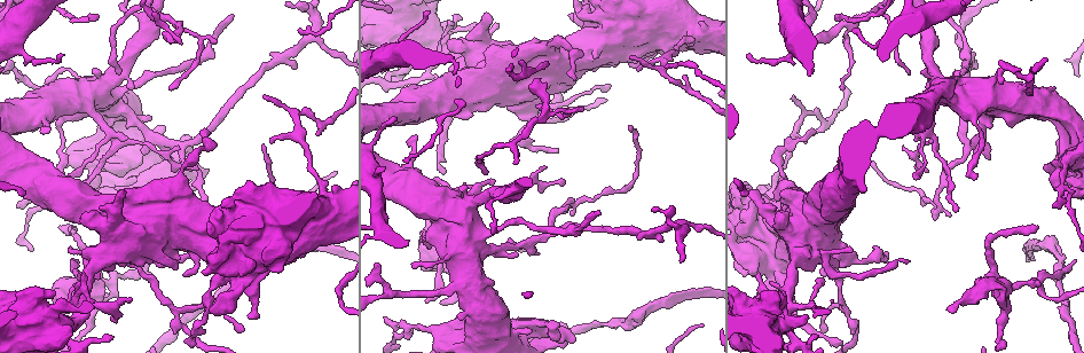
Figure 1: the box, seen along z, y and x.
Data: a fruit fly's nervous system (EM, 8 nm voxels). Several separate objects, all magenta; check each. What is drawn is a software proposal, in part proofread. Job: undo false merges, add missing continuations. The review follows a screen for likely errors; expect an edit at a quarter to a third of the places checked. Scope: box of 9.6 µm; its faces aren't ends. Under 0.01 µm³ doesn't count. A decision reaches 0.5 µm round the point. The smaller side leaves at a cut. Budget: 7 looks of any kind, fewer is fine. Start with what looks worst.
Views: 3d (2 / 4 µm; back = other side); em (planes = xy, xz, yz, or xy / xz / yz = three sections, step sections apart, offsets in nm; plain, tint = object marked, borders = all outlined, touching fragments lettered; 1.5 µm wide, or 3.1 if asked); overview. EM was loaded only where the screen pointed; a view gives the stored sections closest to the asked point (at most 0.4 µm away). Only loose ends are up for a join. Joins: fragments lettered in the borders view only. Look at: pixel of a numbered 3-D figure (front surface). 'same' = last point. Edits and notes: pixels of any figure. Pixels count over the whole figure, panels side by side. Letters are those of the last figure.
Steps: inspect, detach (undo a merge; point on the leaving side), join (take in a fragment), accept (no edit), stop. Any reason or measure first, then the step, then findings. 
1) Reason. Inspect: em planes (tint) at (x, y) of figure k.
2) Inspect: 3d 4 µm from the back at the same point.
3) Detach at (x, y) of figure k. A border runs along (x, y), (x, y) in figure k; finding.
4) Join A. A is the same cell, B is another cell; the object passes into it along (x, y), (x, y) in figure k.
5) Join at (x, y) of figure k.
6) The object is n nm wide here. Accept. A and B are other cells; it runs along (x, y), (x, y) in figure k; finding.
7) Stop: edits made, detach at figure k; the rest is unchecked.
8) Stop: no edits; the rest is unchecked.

Thin end. Inspect: em planes (borders) at (1037, 227) of figure 1.

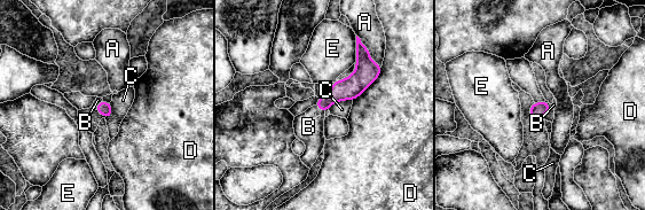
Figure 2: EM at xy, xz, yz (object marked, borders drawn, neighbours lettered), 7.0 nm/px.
The object is 90 nm wide here. Join B. B is the same cell, A, C, D and E are other cells; the object passes into it along (349, 88), (320, 108), (308, 126) in figure 2; it goes on there.

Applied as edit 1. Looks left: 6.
Thick turns thin. Inspect: 3d 4 µm at (248, 276) of figure 1.

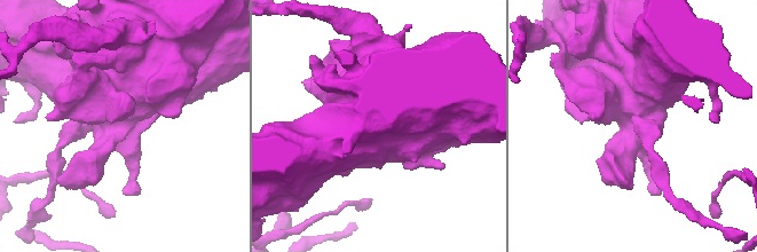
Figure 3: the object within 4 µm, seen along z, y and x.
Shape alone is not enough. Inspect: em xy step 8 (tint) at (116, 123) of figure 3.

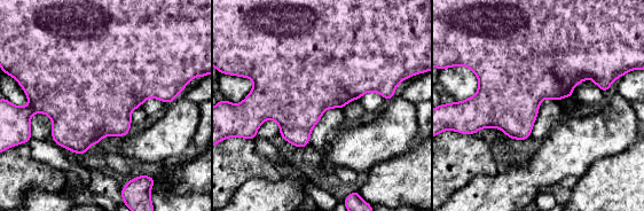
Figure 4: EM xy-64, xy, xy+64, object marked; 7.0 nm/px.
Inspect: em planes (borders) at the same point.

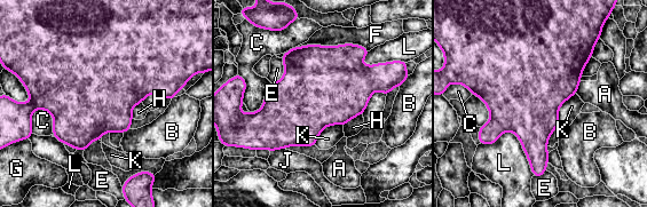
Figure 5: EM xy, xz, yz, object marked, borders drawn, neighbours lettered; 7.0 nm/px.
The longest contact is with F, 500 nm. Accept. A, B, C, E, F, G, H, J, K and L are other cells; a border runs along (342, 125), (328, 125), (314, 144) in figure 5; continuous, no second neuron.

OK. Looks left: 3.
Sudden change in width. Inspect: 3d 2 µm at (425, 254) of figure 1.

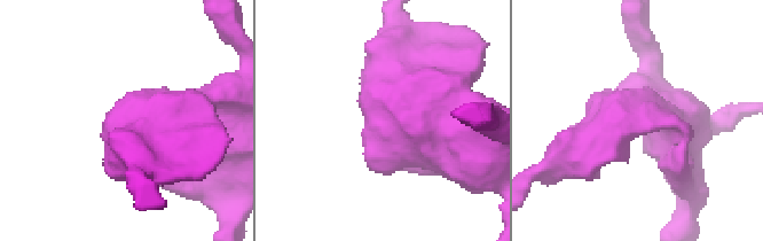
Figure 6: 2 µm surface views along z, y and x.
Inspect: em planes (borders) at (124, 122) of figure 6.

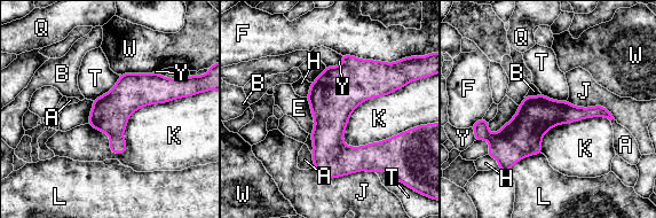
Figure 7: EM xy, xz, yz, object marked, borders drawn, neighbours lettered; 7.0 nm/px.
The object is 260 nm wide here. Accept. A, B, E, F, H, J, K, L, Q, T, W and Y are other cells; a border runs along (119, 76), (110, 90), (93, 101) in figure 7; continuous, no second neuron.

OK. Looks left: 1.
Stop: edits made, join at figure 2; the rest is unchecked.

